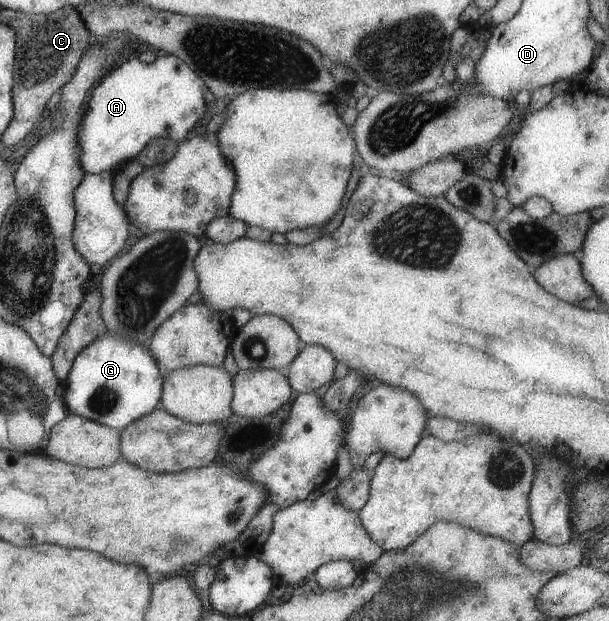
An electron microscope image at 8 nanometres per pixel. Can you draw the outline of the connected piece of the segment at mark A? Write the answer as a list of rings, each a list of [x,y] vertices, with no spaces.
[[[168,53],[166,56],[157,56],[151,63],[143,63],[135,58],[115,66],[90,91],[83,126],[79,128],[78,136],[79,163],[83,172],[113,172],[119,165],[136,159],[139,152],[154,138],[167,138],[179,142],[188,137],[187,132],[191,132],[201,114],[205,114],[203,106],[207,106],[207,94],[203,94],[203,90],[205,86],[201,78],[190,70],[187,64]]]

